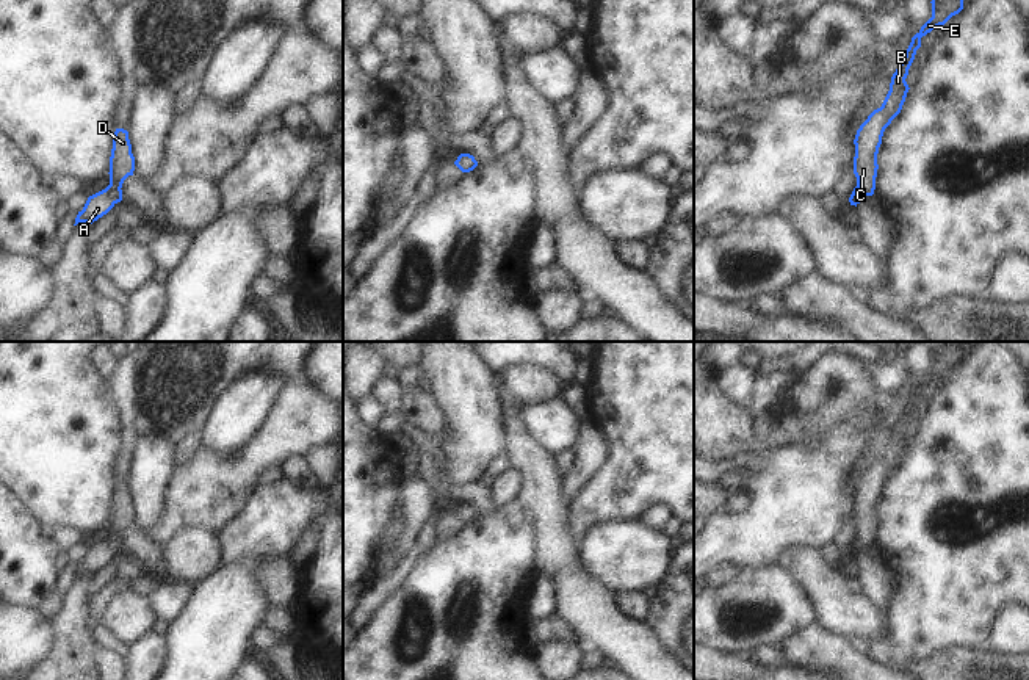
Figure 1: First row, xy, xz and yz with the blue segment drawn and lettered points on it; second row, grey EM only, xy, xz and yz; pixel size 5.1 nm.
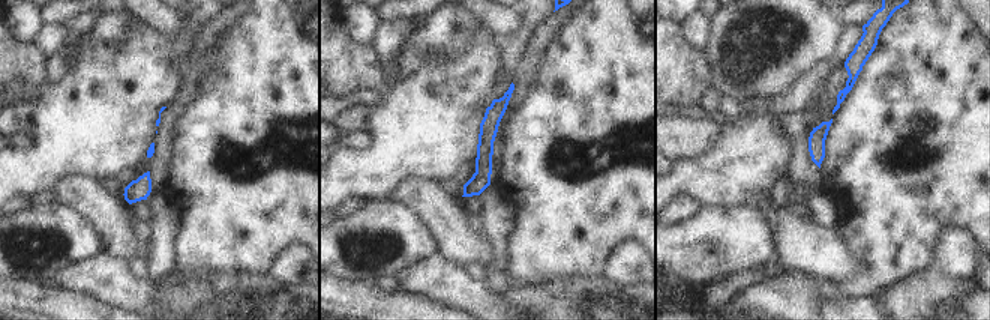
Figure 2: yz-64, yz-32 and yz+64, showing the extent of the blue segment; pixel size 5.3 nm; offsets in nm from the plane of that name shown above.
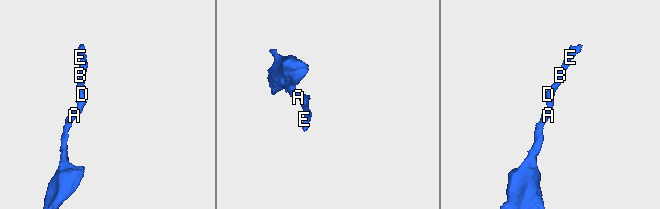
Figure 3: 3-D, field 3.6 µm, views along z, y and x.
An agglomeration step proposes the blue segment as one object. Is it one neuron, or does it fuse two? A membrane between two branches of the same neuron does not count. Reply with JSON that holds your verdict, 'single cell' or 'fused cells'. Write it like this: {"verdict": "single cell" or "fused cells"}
{"verdict": "single cell"}

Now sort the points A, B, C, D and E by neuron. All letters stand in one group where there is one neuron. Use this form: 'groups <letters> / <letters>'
groups A B C D E

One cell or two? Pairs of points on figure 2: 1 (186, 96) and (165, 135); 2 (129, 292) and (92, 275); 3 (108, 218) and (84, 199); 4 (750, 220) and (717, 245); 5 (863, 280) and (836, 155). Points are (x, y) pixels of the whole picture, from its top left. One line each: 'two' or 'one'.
1: one
2: one
3: one
4: one
5: one

